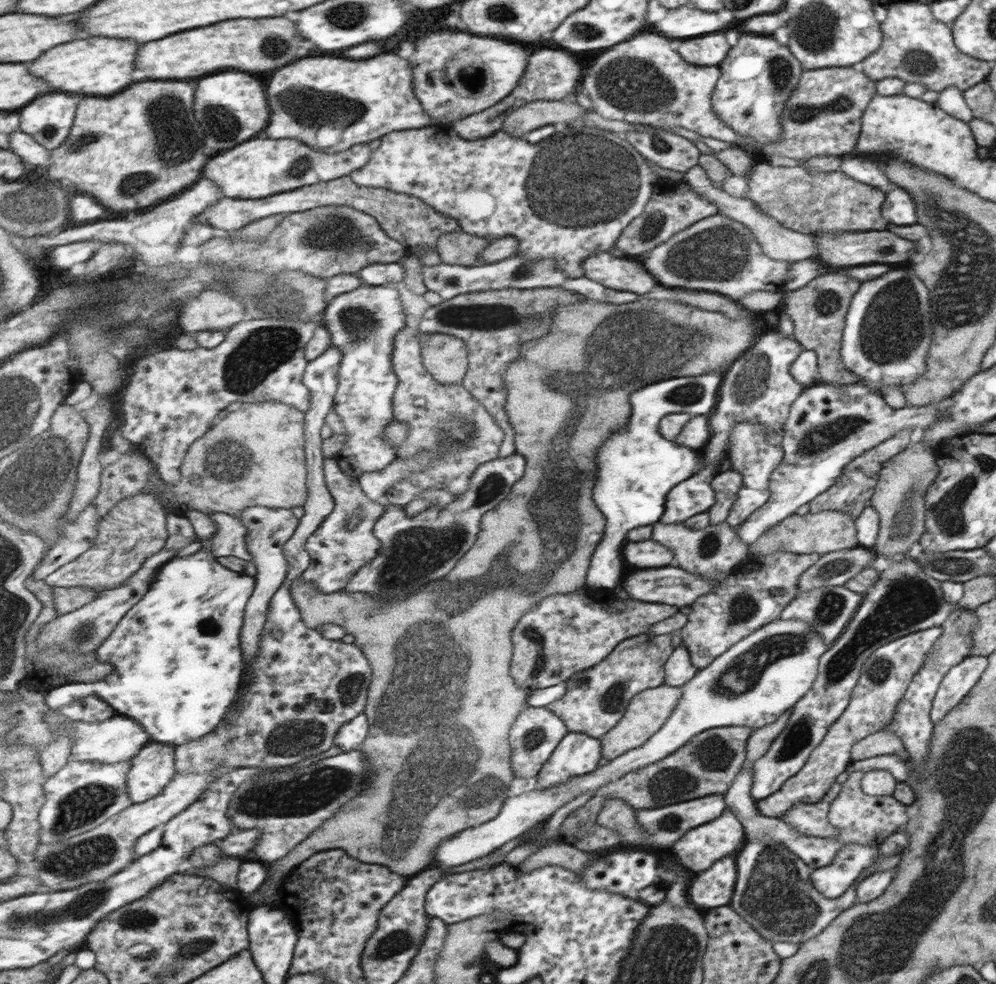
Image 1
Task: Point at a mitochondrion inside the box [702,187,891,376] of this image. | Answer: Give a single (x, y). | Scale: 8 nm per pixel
(826, 301)

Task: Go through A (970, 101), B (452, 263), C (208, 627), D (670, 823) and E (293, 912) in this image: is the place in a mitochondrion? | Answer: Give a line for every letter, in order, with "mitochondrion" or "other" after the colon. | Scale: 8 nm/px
A: other
B: other
C: other
D: mitochondrion
E: other

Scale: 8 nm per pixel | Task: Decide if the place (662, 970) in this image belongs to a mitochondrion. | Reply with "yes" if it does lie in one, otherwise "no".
yes

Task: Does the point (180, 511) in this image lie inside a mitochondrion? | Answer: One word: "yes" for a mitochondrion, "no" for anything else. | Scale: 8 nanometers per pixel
no

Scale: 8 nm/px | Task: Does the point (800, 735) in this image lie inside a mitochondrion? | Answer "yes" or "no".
yes

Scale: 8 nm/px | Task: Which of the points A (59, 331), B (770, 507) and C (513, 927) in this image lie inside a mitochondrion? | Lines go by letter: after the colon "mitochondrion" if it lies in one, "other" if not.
A: other
B: other
C: other

